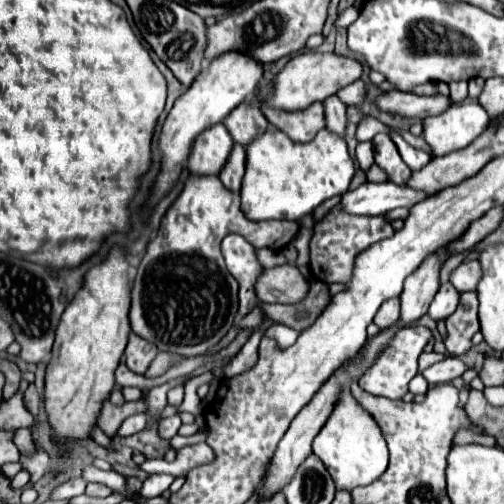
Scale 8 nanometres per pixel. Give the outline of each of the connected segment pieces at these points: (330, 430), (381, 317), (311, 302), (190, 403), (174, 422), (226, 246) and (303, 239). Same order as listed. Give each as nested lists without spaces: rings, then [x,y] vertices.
[[[344,386],[340,392],[342,394],[338,394],[338,402],[334,404],[332,414],[328,416],[326,424],[322,426],[322,430],[312,442],[312,450],[324,462],[338,490],[354,490],[358,486],[366,486],[374,482],[386,470],[388,448],[380,426],[354,400],[354,396],[350,394],[350,388]]]
[[[390,298],[390,300],[386,300],[386,302],[378,308],[378,312],[376,312],[376,316],[374,316],[374,324],[376,324],[378,328],[388,328],[388,326],[396,324],[398,320],[400,320],[400,298]]]
[[[312,280],[310,294],[302,302],[260,304],[260,308],[264,310],[264,314],[270,322],[286,324],[286,326],[290,326],[294,330],[298,328],[302,332],[314,324],[314,320],[318,318],[318,314],[322,314],[322,310],[330,304],[330,300],[332,300],[332,296],[328,292],[328,284],[320,282],[320,280]]]
[[[206,372],[189,380],[185,385],[185,395],[182,404],[178,408],[178,414],[182,412],[189,412],[194,416],[200,415],[200,398],[197,395],[197,389],[202,384],[208,384],[213,375]]]
[[[172,416],[172,418],[166,418],[166,420],[160,420],[158,422],[158,436],[164,438],[164,440],[170,440],[172,436],[176,436],[178,428],[180,428],[180,416]]]
[[[228,234],[222,240],[222,254],[226,258],[228,272],[240,284],[240,314],[246,316],[258,304],[254,284],[262,274],[262,266],[256,258],[256,250],[242,236]]]
[[[302,226],[302,228],[300,228],[300,232],[298,232],[298,236],[296,236],[296,238],[294,238],[294,242],[292,242],[292,244],[296,246],[296,250],[298,250],[298,260],[296,260],[296,266],[298,266],[298,268],[308,264],[308,254],[310,254],[308,244],[310,244],[312,234],[314,234],[314,230],[312,230],[312,228]]]

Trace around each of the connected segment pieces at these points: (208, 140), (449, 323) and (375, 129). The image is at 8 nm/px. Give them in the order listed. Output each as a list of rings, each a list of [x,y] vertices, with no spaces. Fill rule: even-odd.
[[[218,122],[216,126],[210,126],[196,136],[192,144],[192,152],[186,160],[186,168],[190,170],[190,174],[198,174],[198,176],[218,174],[226,164],[232,146],[234,140],[230,138],[224,124]]]
[[[464,292],[460,296],[456,312],[446,318],[446,328],[448,336],[444,338],[444,346],[452,356],[460,356],[472,346],[472,336],[480,330],[476,292]]]
[[[364,116],[356,128],[356,138],[358,138],[358,142],[368,142],[374,138],[374,134],[378,134],[382,130],[392,130],[392,128],[388,128],[386,124],[382,124],[380,120],[376,120],[372,116]]]

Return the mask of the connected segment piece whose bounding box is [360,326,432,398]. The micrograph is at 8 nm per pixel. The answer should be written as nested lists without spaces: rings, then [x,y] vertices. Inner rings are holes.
[[[408,326],[408,328],[398,330],[392,342],[388,344],[388,348],[376,358],[376,362],[360,378],[362,390],[374,396],[402,398],[408,392],[408,382],[418,374],[418,356],[422,354],[430,338],[432,338],[432,332],[426,326]]]

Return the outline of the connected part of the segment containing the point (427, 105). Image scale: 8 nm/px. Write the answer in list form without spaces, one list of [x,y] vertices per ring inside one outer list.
[[[386,92],[376,100],[378,108],[396,112],[408,118],[428,118],[442,114],[450,104],[450,96],[436,94],[436,96],[418,96],[412,92]]]

